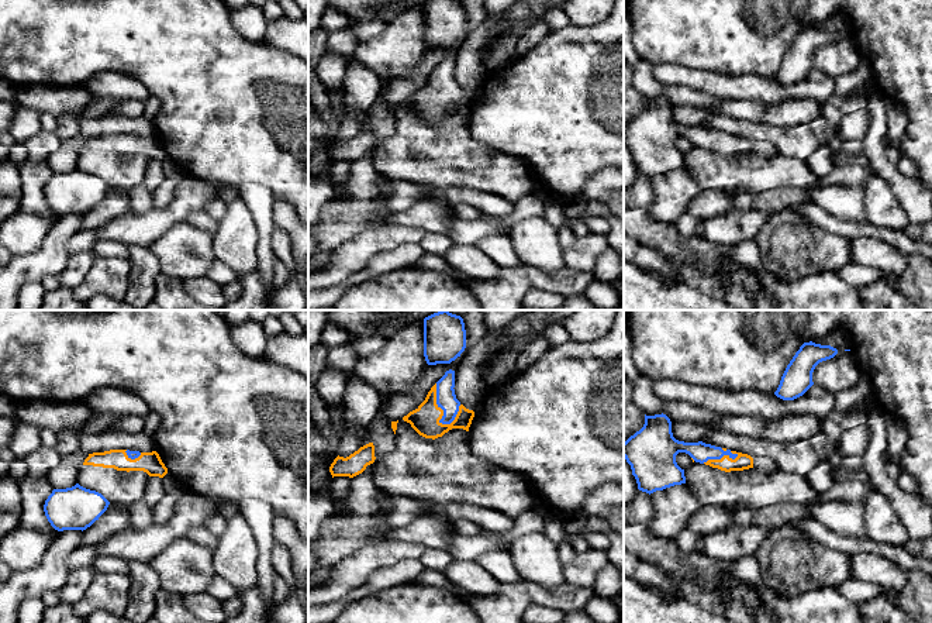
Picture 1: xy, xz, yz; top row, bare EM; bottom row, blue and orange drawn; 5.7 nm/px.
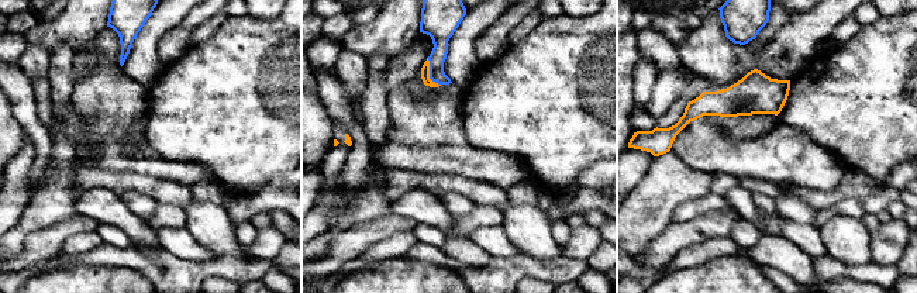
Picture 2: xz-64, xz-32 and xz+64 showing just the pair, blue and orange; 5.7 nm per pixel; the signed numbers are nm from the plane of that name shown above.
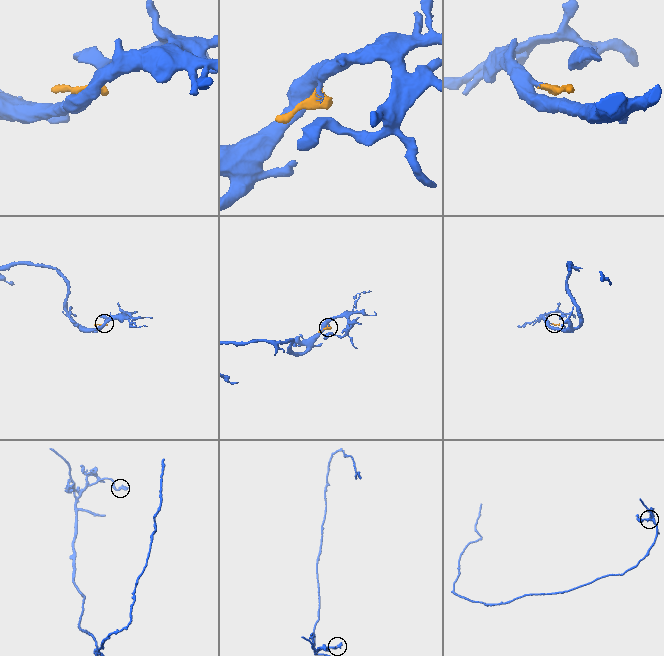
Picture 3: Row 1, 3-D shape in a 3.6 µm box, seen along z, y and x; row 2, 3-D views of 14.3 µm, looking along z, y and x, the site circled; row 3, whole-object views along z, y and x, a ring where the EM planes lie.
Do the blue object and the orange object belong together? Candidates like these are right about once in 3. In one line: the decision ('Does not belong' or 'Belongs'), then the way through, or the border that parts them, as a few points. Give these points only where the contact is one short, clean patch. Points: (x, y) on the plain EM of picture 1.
Belongs. Path across: xz (446, 83), (439, 90), (425, 103)

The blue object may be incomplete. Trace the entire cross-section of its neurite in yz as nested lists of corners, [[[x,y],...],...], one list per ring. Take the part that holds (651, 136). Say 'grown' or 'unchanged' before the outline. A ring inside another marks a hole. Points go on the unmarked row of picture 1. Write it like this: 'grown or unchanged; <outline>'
grown; [[[663,97],[655,100],[645,99],[643,111],[624,127],[624,142],[631,149],[638,173],[649,179],[674,169],[686,168],[684,154],[676,147],[679,137],[688,138],[693,147],[705,148],[725,156],[753,152],[753,142],[748,138],[715,131],[703,125],[684,127],[676,124],[672,117],[672,106]]]

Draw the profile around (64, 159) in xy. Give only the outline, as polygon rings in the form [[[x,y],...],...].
[[[79,132],[73,138],[62,141],[61,147],[48,156],[46,164],[53,173],[66,173],[77,168],[79,152],[89,137]]]

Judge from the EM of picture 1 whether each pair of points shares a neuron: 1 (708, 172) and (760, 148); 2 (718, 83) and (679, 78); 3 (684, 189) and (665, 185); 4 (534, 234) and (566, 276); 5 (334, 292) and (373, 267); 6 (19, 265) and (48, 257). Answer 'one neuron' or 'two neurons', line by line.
1: two neurons
2: one neuron
3: one neuron
4: two neurons
5: one neuron
6: one neuron

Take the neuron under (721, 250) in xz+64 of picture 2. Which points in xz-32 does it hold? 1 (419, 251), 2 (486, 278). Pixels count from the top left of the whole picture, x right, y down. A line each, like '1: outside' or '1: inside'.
1: outside
2: outside

